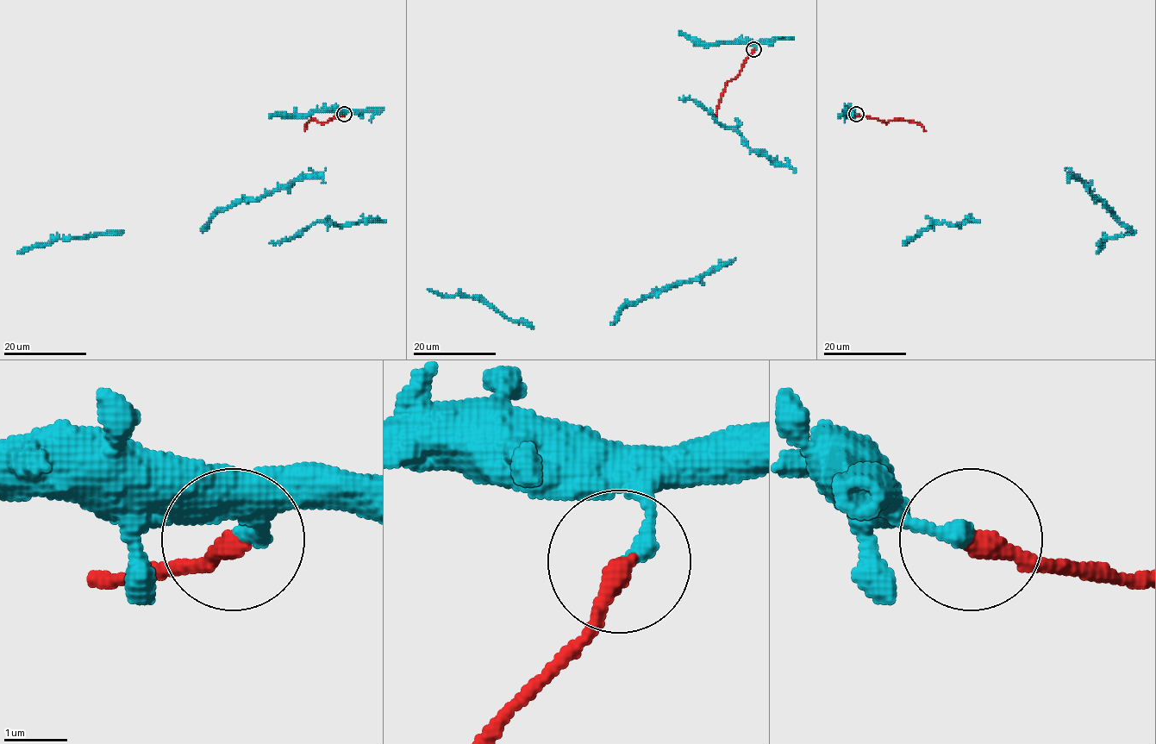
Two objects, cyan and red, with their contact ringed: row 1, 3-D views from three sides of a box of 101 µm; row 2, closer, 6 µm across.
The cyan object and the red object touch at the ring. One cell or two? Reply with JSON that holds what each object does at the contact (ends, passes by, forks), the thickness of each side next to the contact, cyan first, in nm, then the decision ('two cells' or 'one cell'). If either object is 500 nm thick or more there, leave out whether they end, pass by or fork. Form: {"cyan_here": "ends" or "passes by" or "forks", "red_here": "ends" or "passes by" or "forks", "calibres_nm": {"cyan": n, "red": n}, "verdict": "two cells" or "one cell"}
{"cyan_here": "ends", "red_here": "ends", "calibres_nm": {"cyan": 280, "red": 320}, "verdict": "two cells"}

